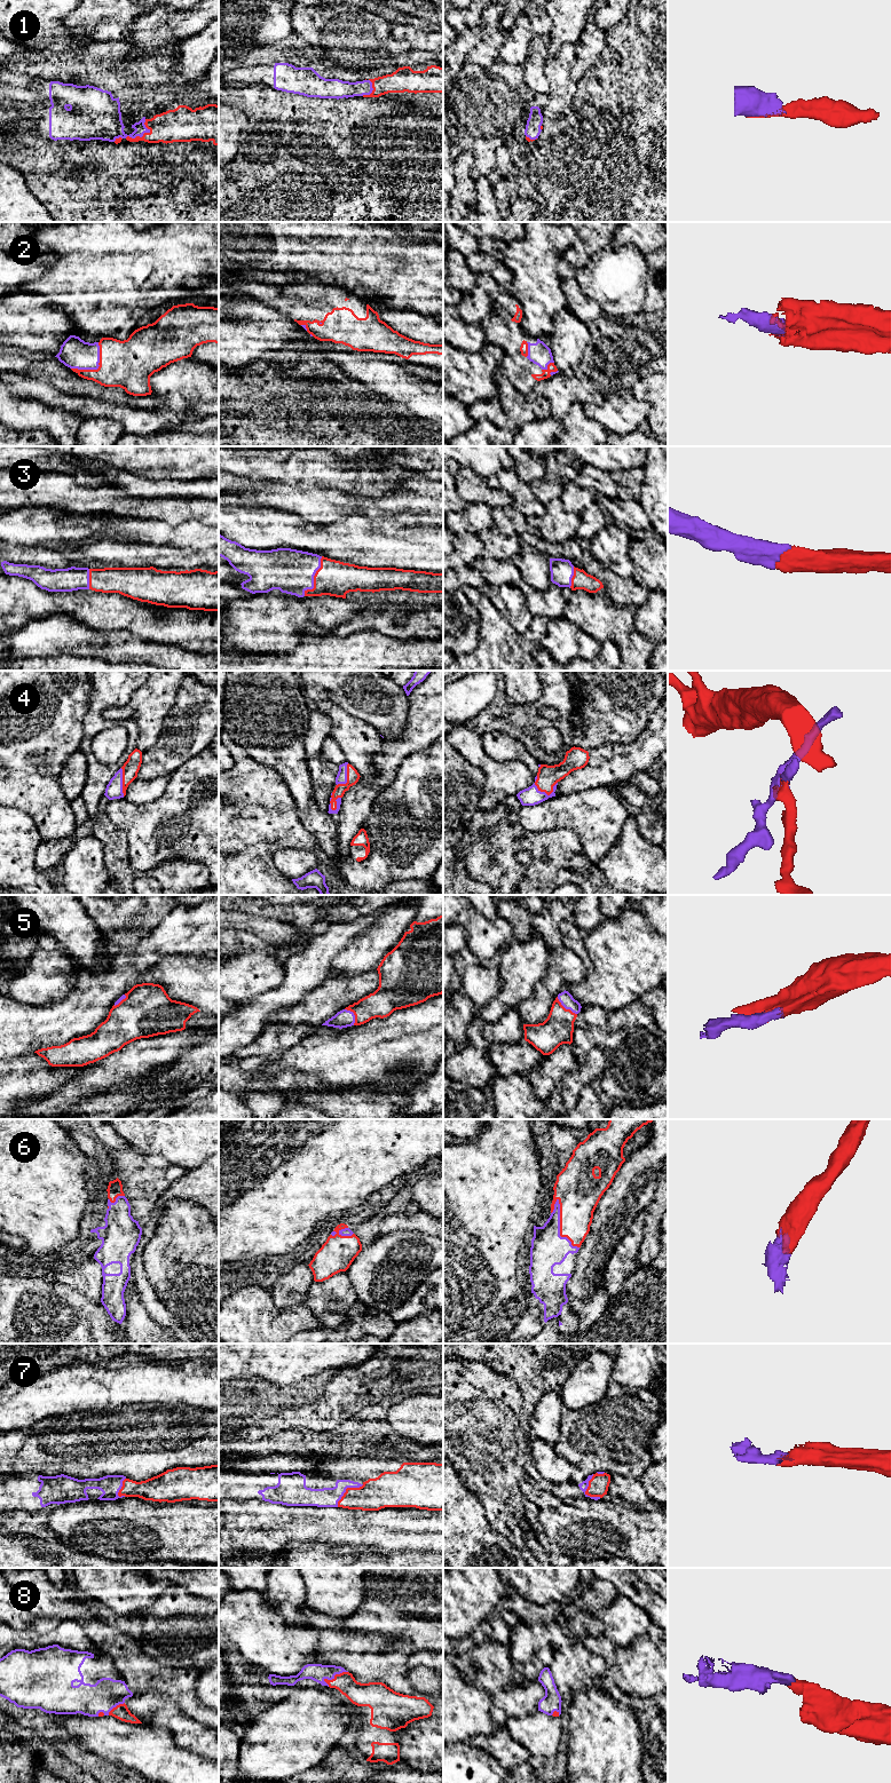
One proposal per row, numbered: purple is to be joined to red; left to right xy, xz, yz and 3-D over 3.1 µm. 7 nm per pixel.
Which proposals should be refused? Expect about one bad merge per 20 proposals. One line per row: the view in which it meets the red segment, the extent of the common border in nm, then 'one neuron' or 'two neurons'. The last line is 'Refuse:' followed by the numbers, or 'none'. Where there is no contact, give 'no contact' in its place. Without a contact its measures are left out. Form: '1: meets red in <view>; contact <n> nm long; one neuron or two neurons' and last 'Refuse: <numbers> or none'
1: meets red in xy; contact 200 nm long; one neuron
2: meets red in xy; contact 280 nm long; one neuron
3: meets red in xz; contact 300 nm long; one neuron
4: meets red in yz; contact 170 nm long; one neuron
5: meets red in yz; contact 190 nm long; one neuron
6: meets red in yz; contact 380 nm long; one neuron
7: meets red in xz; contact 240 nm long; one neuron
8: meets red in xz; contact 190 nm long; one neuron
Refuse: none

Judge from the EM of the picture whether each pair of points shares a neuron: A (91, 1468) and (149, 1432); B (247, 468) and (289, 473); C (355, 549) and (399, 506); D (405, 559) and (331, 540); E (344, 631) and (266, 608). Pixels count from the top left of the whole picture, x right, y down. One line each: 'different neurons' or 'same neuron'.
A: same neuron
B: same neuron
C: different neurons
D: same neuron
E: different neurons

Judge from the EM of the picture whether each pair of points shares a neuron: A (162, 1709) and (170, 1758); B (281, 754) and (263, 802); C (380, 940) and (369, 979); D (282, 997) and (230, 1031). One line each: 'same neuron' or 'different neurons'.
A: different neurons
B: different neurons
C: different neurons
D: same neuron

